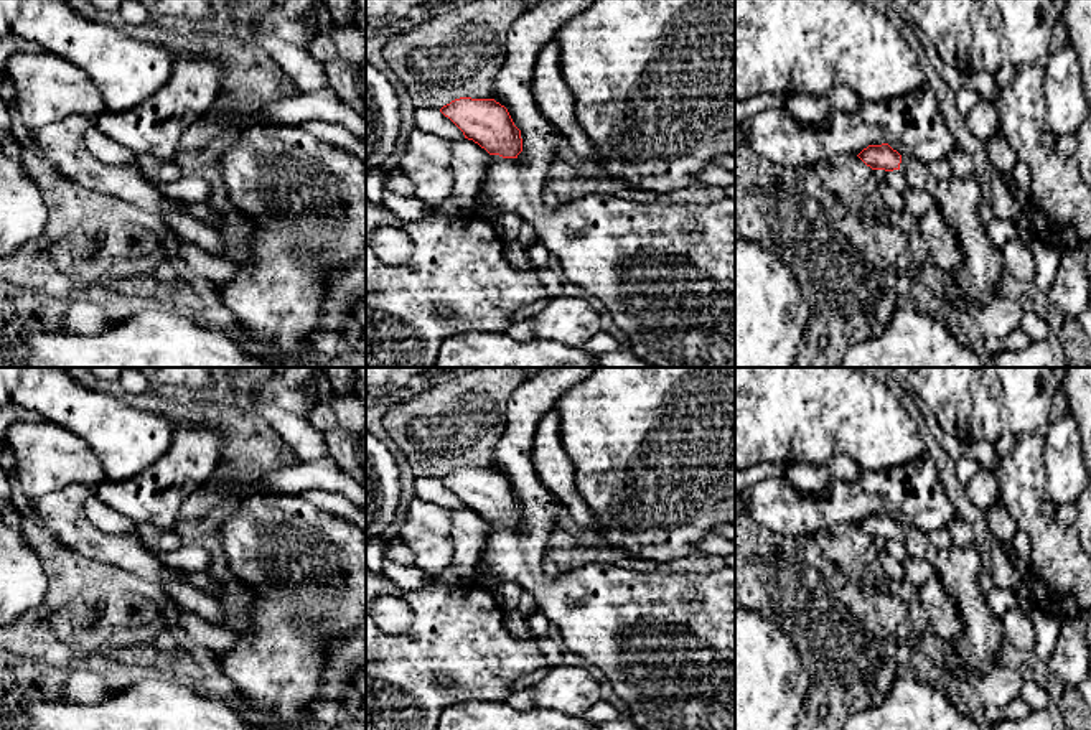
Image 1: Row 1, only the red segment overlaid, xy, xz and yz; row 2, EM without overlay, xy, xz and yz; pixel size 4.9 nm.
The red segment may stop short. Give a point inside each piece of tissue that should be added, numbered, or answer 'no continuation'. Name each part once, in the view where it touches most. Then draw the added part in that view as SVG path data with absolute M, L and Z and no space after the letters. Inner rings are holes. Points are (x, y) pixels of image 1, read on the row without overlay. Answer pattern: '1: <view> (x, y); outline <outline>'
1: yz (981, 635); outline M901 526L900 540L908 555L929 562L958 608L961 631L956 641L944 641L944 662L939 664L943 672L953 679L967 677L974 671L987 672L999 664L997 649L1007 638L1000 618L989 610L979 590L981 549L976 544L954 544L938 550L925 532L910 526Z

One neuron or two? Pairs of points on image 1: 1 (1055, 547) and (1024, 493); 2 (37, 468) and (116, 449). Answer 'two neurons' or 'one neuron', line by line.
1: one neuron
2: two neurons

